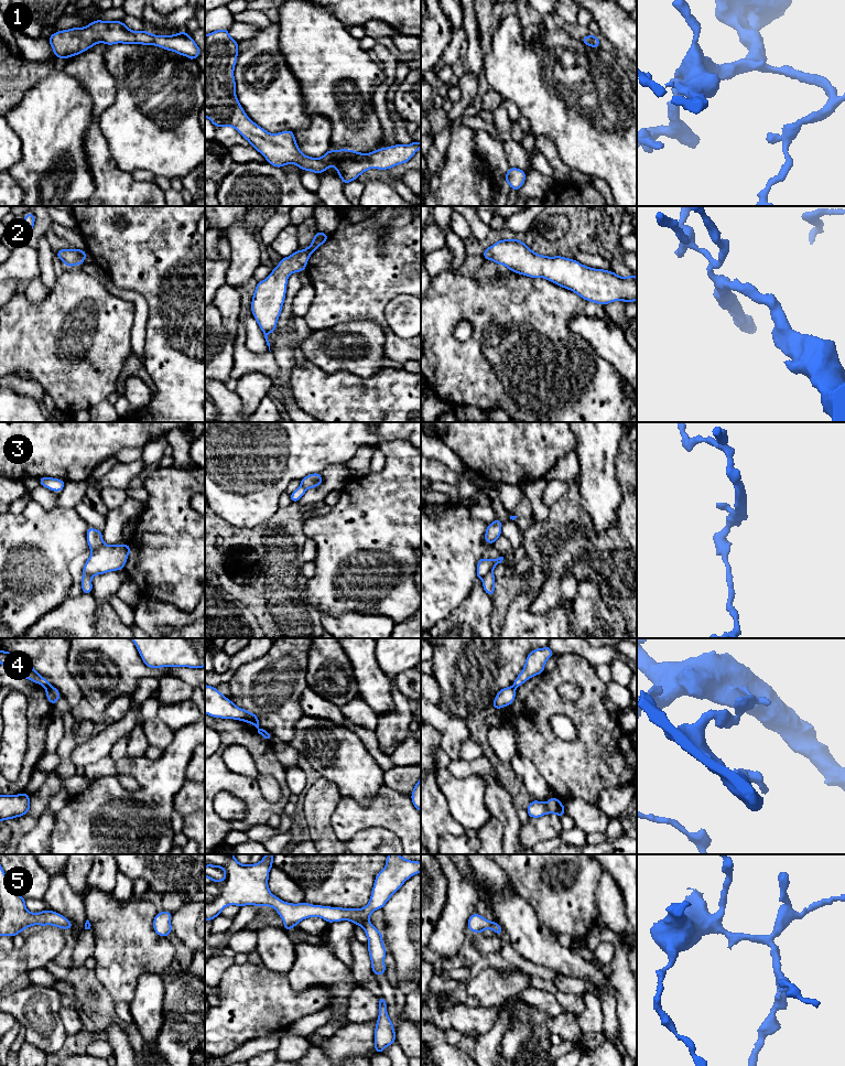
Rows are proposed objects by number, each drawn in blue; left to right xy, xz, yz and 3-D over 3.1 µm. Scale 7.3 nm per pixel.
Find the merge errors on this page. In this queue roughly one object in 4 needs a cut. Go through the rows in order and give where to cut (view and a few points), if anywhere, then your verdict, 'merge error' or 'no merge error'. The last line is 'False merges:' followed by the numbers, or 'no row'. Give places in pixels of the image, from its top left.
1: no cut; no merge error
2: no cut; no merge error
3: cut in yz along (493, 568), (483, 579); merge error
4: cut in xz along (258, 729), (266, 732); merge error
5: no cut; no merge error
False merges: 3, 4

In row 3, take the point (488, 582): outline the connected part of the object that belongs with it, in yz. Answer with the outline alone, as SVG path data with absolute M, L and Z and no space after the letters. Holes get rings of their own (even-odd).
M491 569L483 579L484 591L491 597L495 592L496 579L494 577L494 569Z

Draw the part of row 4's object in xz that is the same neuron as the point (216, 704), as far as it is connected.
M205 685L205 713L213 718L234 719L252 724L258 730L267 732L267 729L259 728L259 718L252 712L238 708L216 687Z

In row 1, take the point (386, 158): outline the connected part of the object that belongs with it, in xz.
M228 29L205 35L205 117L216 128L235 128L271 165L295 164L315 174L334 166L346 185L369 169L388 170L407 163L421 149L421 142L416 141L408 146L382 147L371 153L343 147L339 151L331 148L322 158L311 158L300 151L294 131L266 131L247 116L237 99L234 69L239 53L238 41L229 35Z

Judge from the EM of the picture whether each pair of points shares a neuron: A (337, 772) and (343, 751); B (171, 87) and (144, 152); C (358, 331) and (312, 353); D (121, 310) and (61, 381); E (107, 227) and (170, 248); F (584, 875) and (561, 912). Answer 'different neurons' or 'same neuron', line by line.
A: same neuron
B: same neuron
C: same neuron
D: same neuron
E: same neuron
F: same neuron

